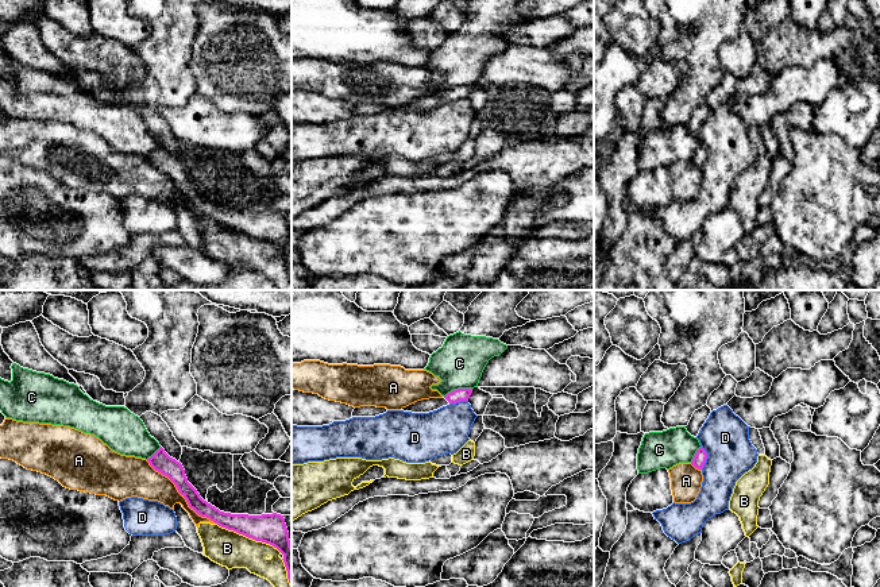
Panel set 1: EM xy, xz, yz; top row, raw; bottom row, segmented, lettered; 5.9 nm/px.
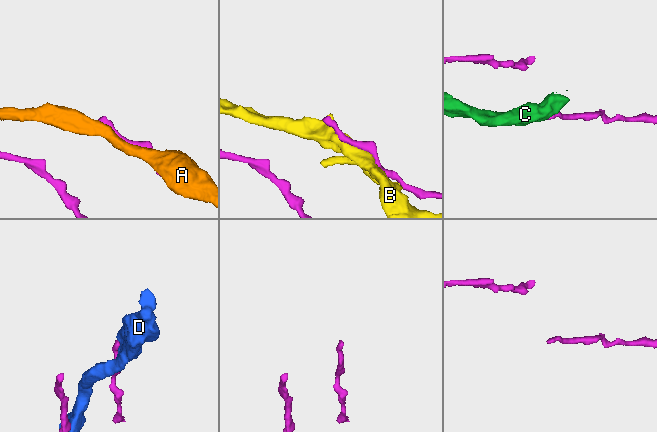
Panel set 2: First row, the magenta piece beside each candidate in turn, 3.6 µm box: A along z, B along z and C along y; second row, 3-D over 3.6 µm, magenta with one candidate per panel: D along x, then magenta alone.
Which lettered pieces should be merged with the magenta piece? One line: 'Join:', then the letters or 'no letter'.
Join: no letter

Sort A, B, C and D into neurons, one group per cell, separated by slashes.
A / B / C / D

